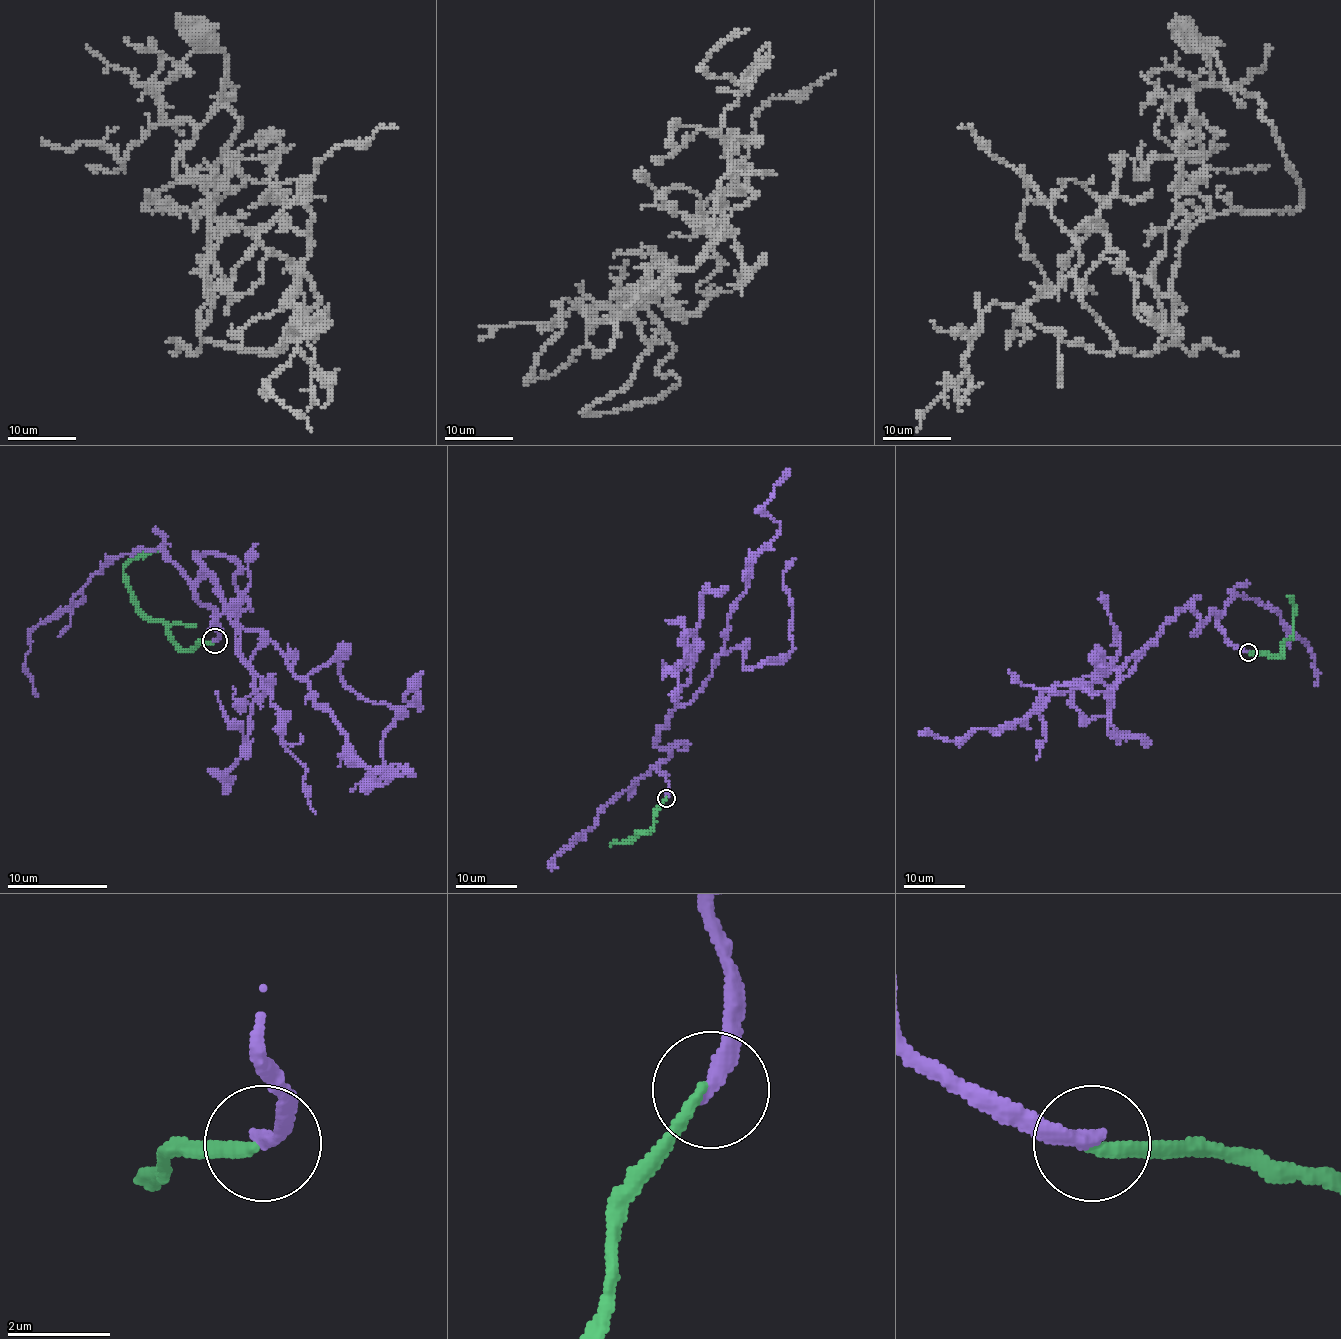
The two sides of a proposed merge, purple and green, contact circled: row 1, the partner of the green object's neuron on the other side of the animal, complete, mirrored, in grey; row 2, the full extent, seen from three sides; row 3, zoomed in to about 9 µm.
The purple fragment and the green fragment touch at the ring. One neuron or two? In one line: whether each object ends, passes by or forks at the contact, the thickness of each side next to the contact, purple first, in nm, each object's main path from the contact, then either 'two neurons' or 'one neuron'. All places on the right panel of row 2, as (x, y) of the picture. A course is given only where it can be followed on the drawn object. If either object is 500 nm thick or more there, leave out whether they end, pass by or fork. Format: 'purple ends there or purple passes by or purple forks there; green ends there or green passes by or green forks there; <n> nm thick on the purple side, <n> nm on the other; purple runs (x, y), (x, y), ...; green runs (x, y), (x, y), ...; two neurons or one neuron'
purple ends there; green ends there; 300 nm thick on the purple side, 240 nm on the other; purple runs (1249, 652), (1212, 612), (1192, 634), (1195, 598), (1124, 666), (999, 731), (920, 731); green runs (1249, 652), (1281, 657), (1283, 643), (1294, 631), (1295, 607), (1289, 595); two neurons

